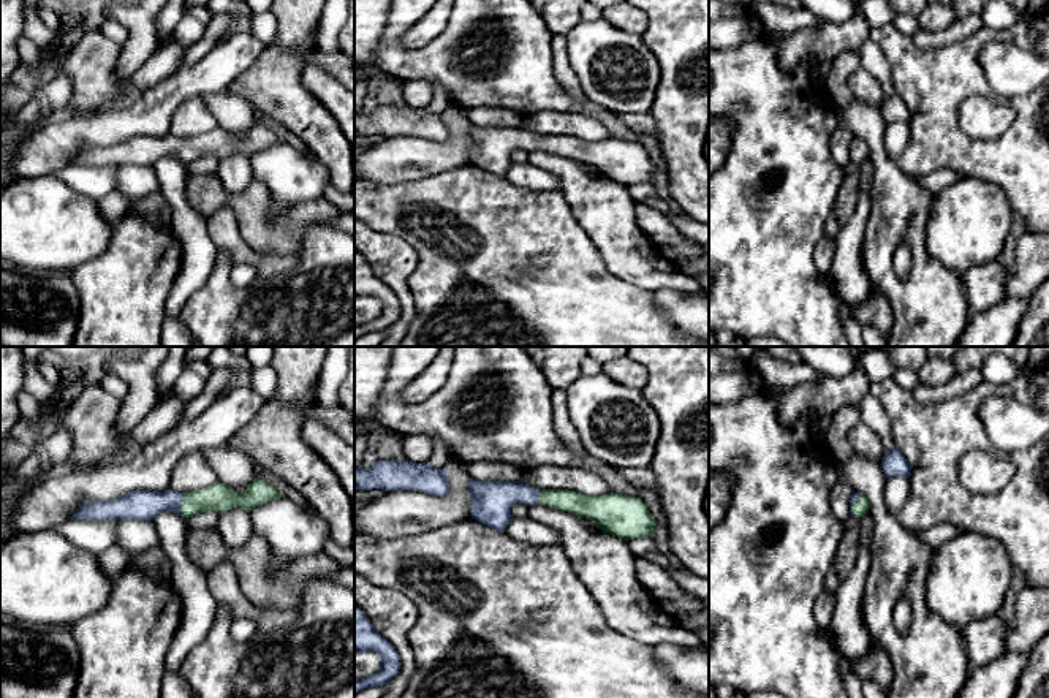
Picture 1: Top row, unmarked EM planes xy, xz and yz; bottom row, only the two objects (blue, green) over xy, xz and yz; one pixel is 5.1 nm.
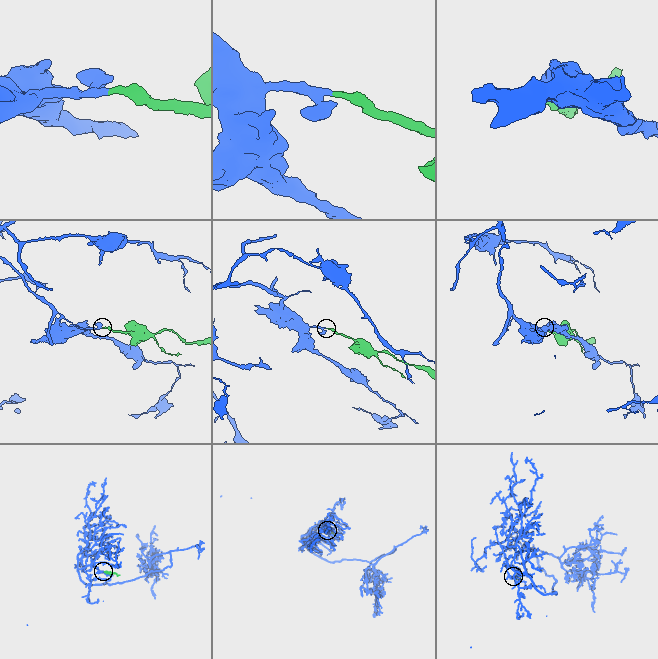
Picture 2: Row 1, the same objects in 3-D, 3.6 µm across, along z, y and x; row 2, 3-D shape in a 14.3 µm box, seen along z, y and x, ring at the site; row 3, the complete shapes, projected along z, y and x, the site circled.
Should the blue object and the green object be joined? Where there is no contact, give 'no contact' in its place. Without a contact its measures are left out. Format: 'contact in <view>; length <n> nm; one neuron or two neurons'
contact in xy; length 110 nm; one neuron

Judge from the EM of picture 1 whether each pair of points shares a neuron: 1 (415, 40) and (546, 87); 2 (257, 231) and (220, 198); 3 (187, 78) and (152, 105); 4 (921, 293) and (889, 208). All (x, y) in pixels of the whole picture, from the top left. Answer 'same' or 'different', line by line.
1: different
2: same
3: same
4: same

